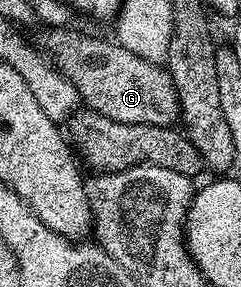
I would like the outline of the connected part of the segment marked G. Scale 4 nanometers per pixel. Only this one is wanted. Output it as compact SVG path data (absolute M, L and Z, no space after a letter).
M55 26L52 28L42 29L41 42L39 46L44 53L48 54L49 61L57 67L58 70L63 72L63 76L67 76L71 80L71 84L75 84L77 95L80 101L84 103L88 109L94 110L97 114L107 116L111 120L119 120L119 124L151 124L152 126L173 126L181 117L181 105L179 104L179 96L175 84L171 80L168 69L164 65L152 62L151 60L143 60L143 56L135 56L135 52L131 52L127 48L123 48L120 42L110 40L108 42L105 38L96 38L93 34L80 34L79 31L73 30L74 28L66 28L64 26Z

